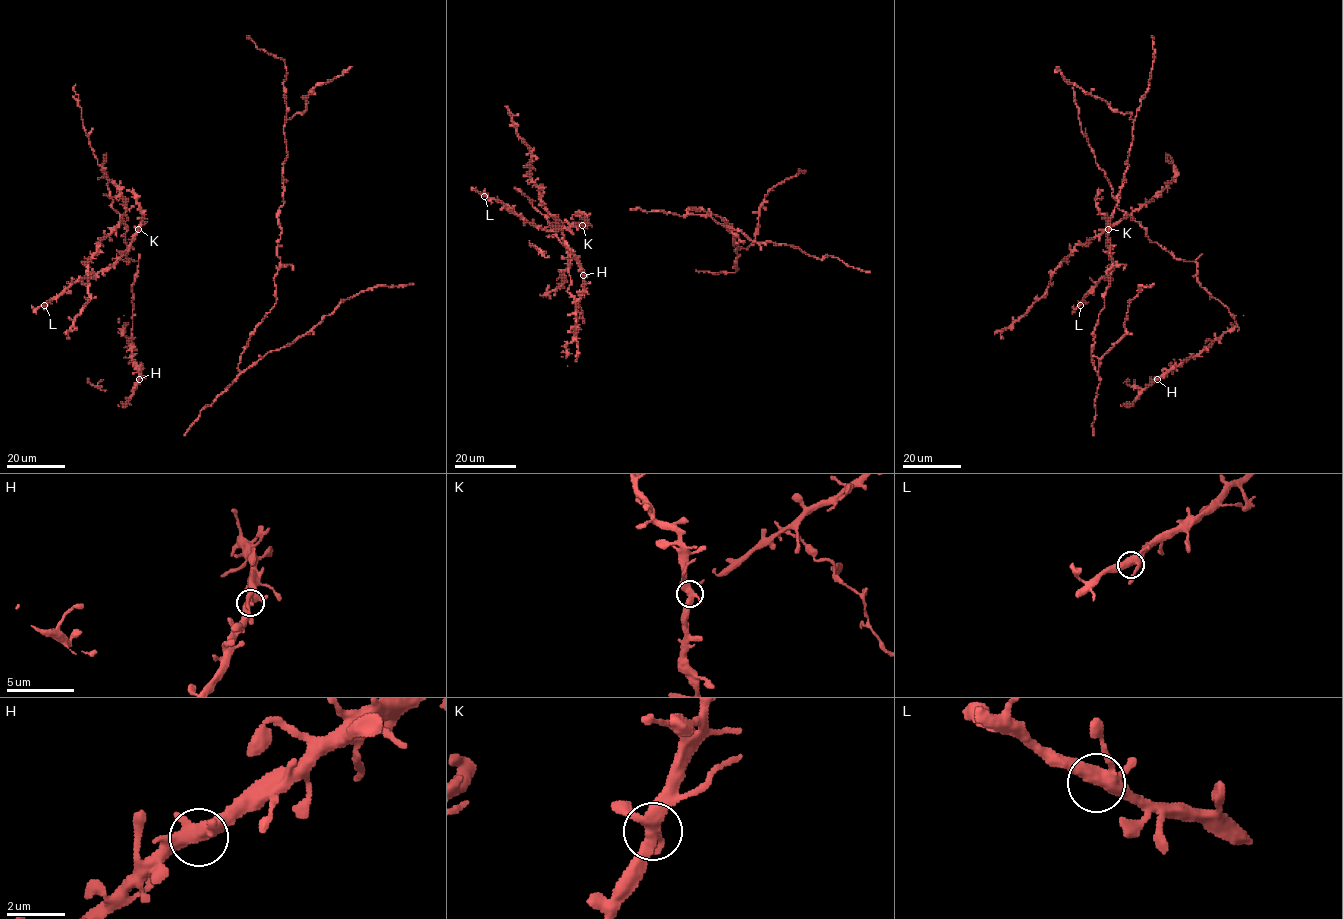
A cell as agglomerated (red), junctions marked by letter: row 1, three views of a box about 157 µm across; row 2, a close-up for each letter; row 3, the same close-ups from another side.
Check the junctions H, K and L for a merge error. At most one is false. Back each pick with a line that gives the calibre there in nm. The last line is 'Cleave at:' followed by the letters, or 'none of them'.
Cleave at: none of them

